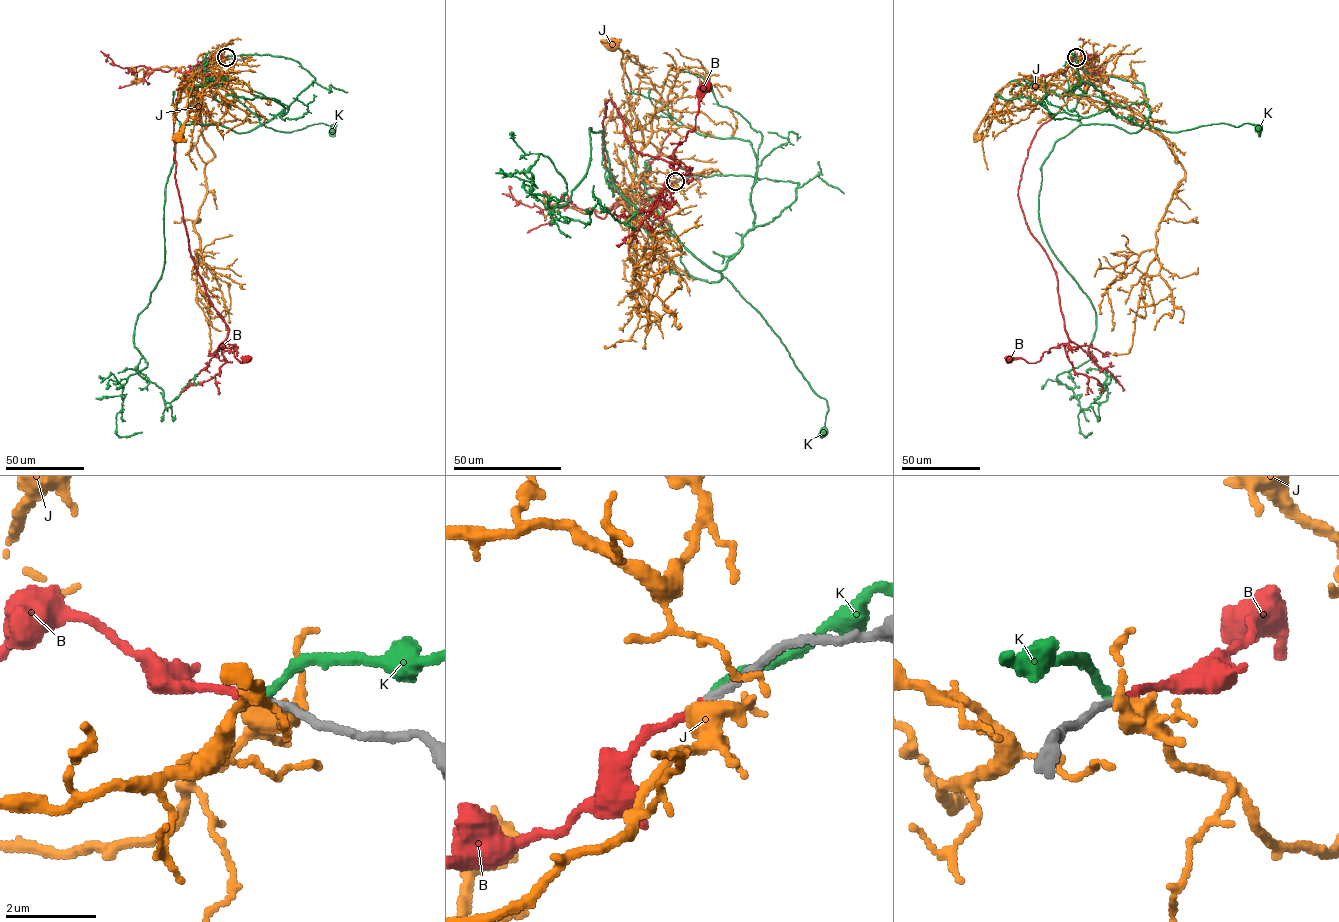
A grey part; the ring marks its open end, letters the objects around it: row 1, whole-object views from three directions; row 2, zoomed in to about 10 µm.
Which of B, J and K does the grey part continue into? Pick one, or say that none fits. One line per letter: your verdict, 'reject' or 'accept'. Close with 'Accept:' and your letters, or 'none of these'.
B: accept
J: reject
K: reject
Accept: B

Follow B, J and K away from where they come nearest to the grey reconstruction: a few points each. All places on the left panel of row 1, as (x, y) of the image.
B: (226, 57), (200, 61), (179, 88), (175, 179), (190, 255), (228, 328), (224, 347), (241, 363), (247, 358)
J: (226, 57), (205, 65), (192, 80), (194, 96), (198, 86), (194, 75), (181, 136)
K: (226, 57), (291, 58), (315, 78), (259, 125), (291, 132), (335, 123), (333, 128)

